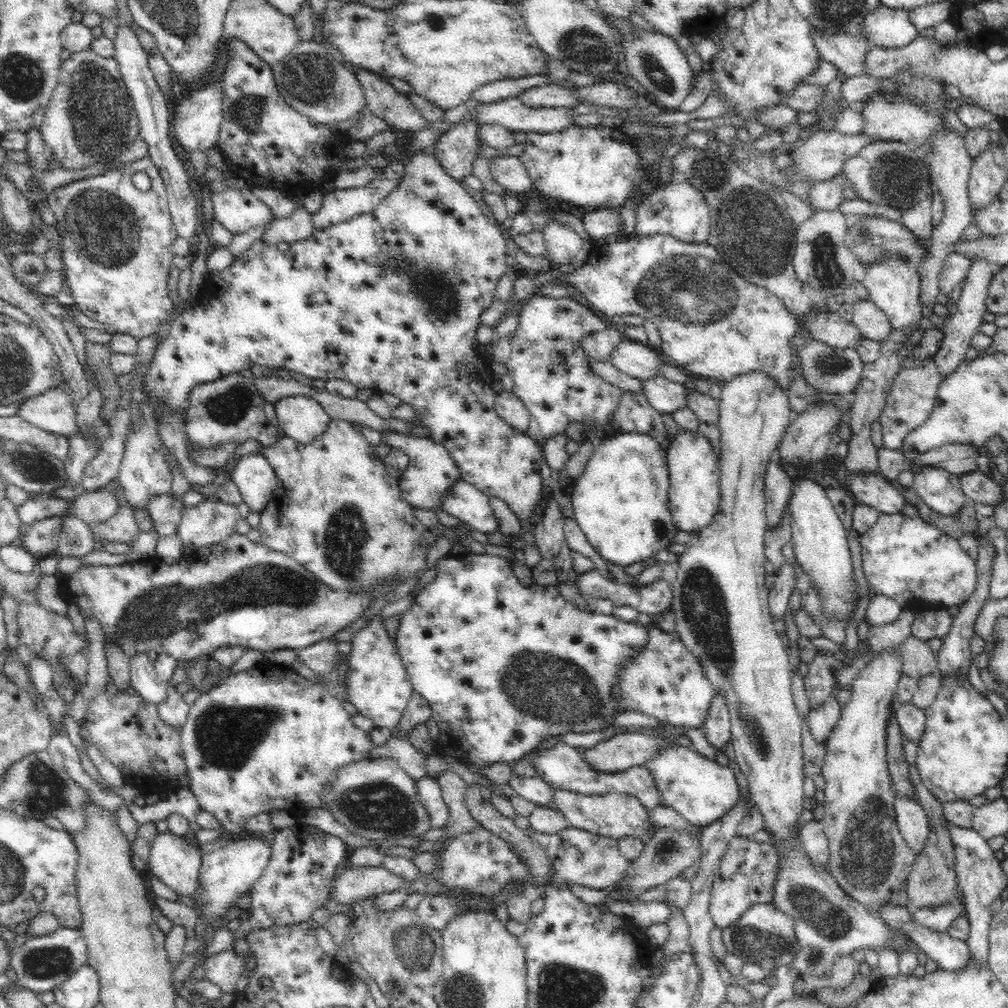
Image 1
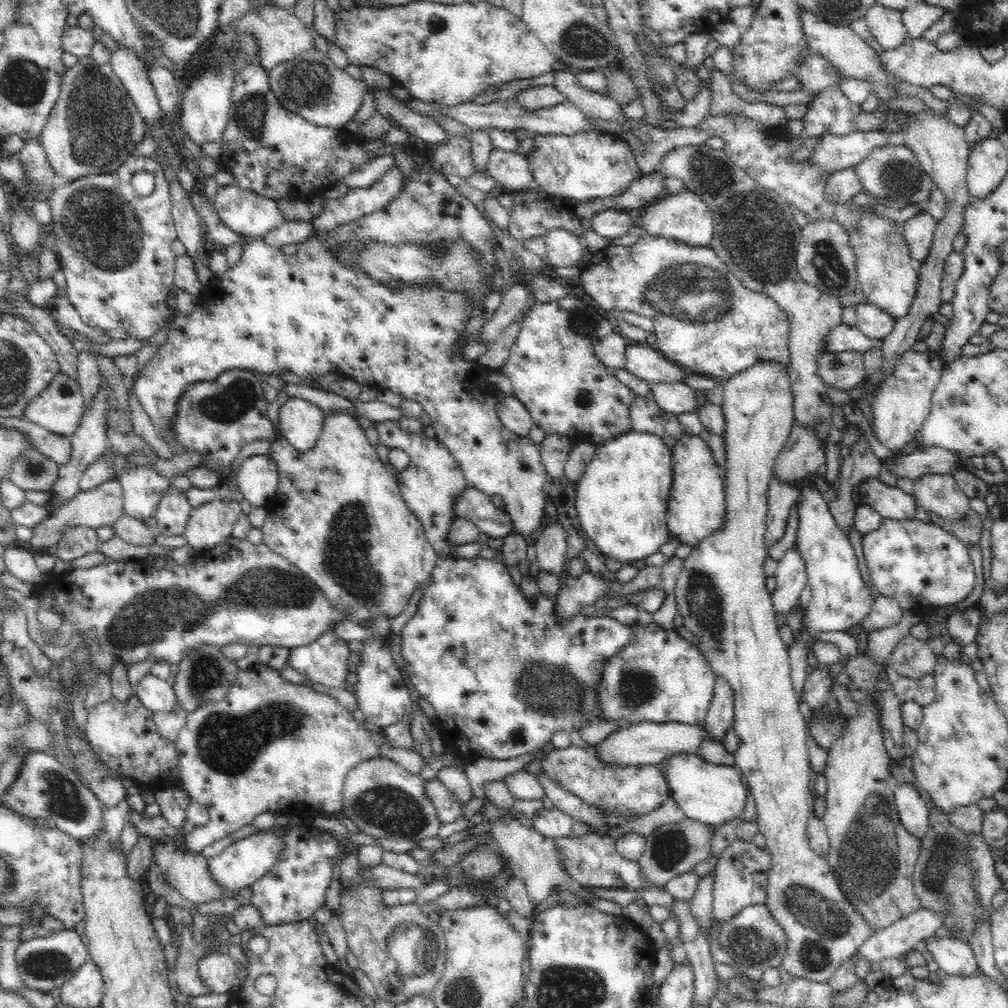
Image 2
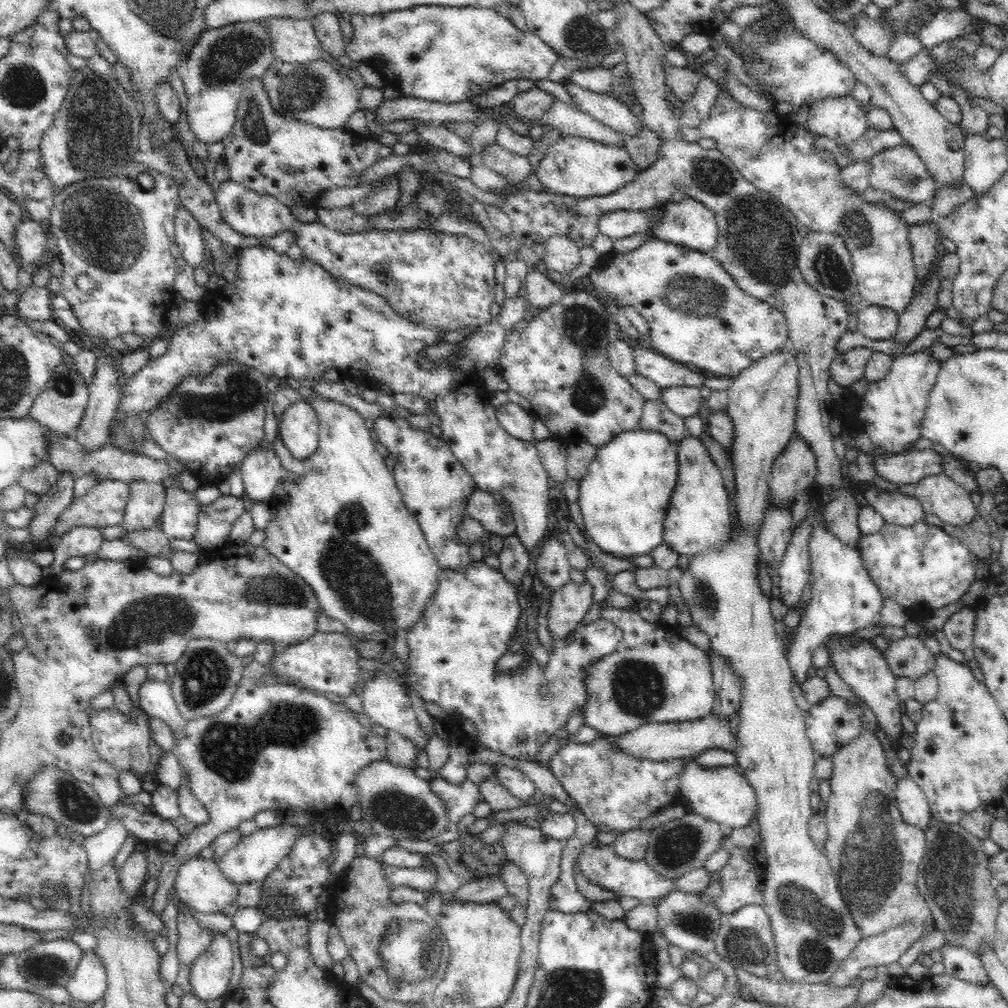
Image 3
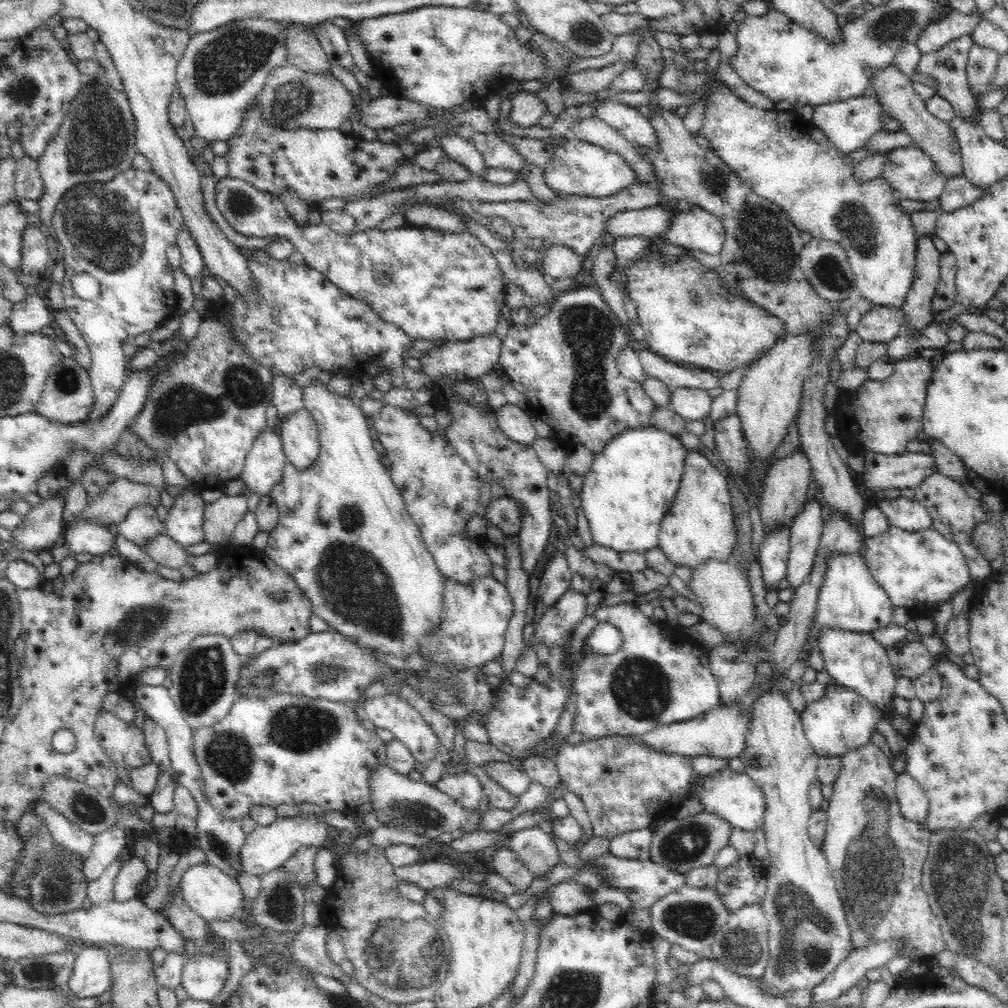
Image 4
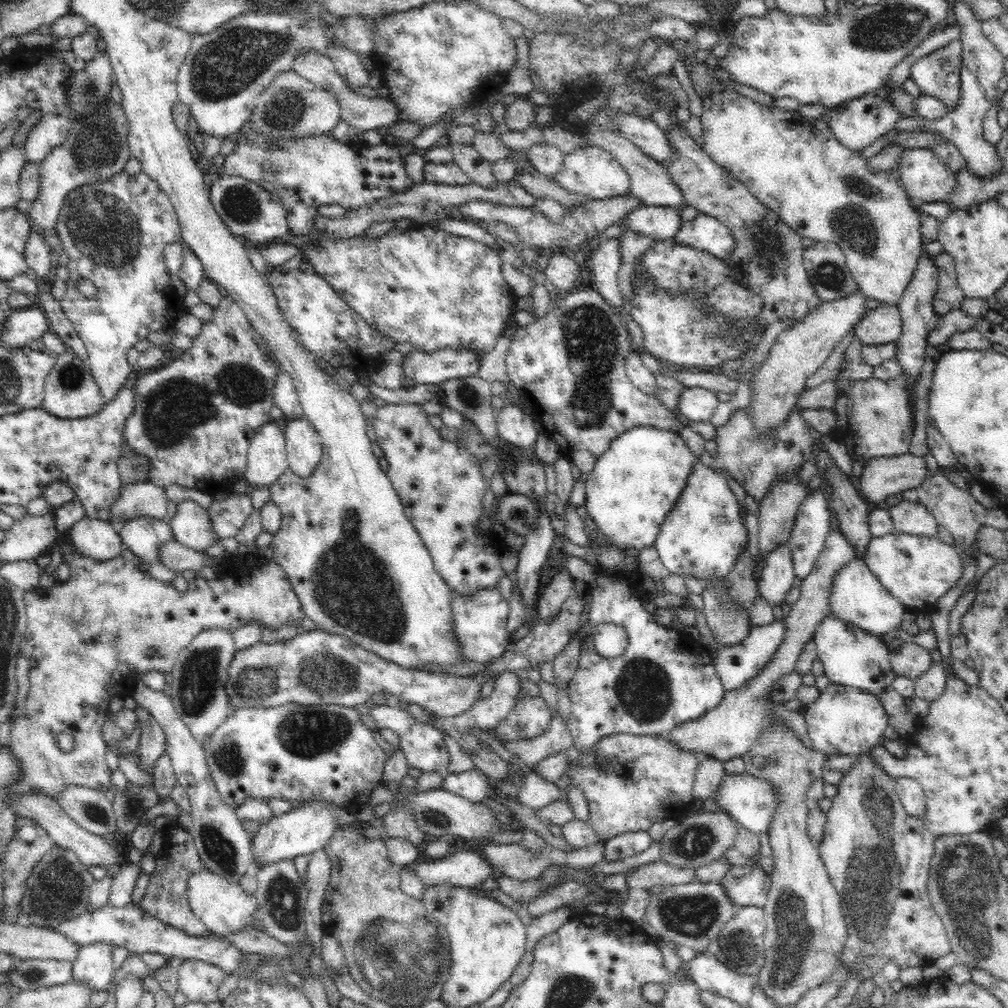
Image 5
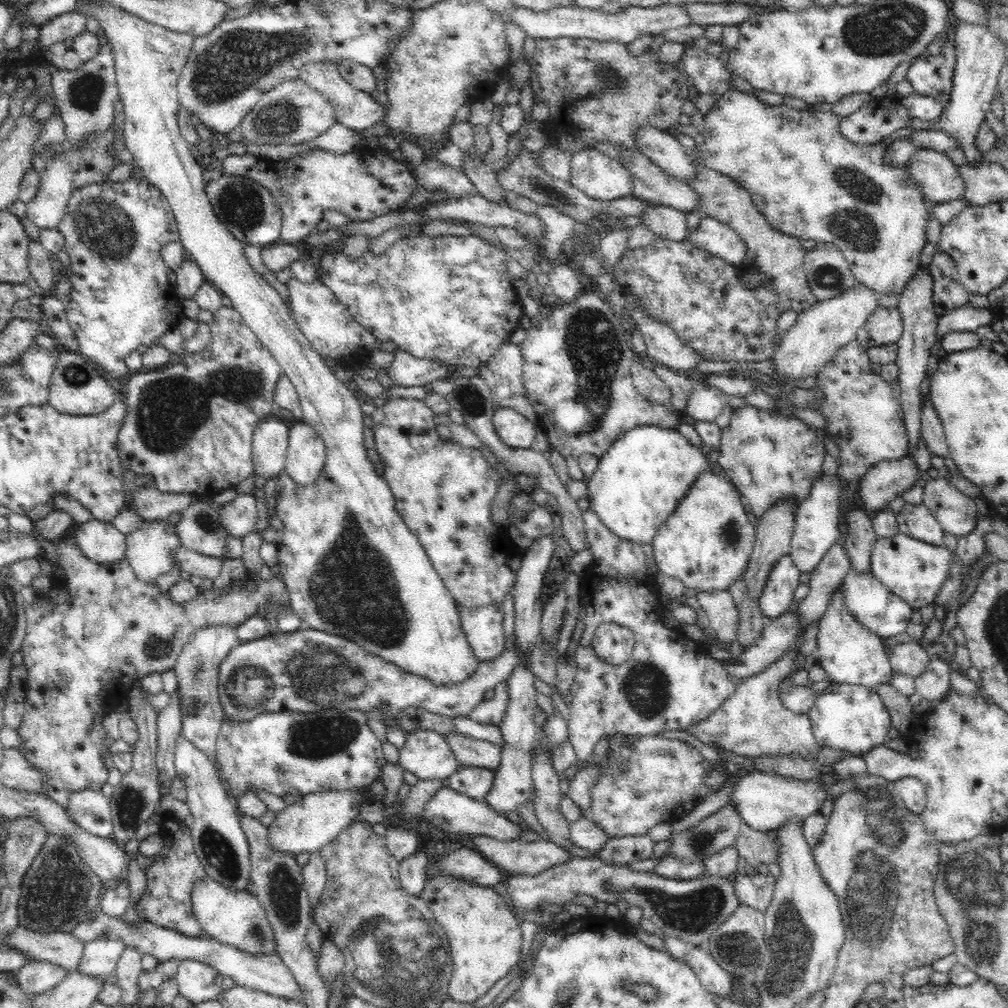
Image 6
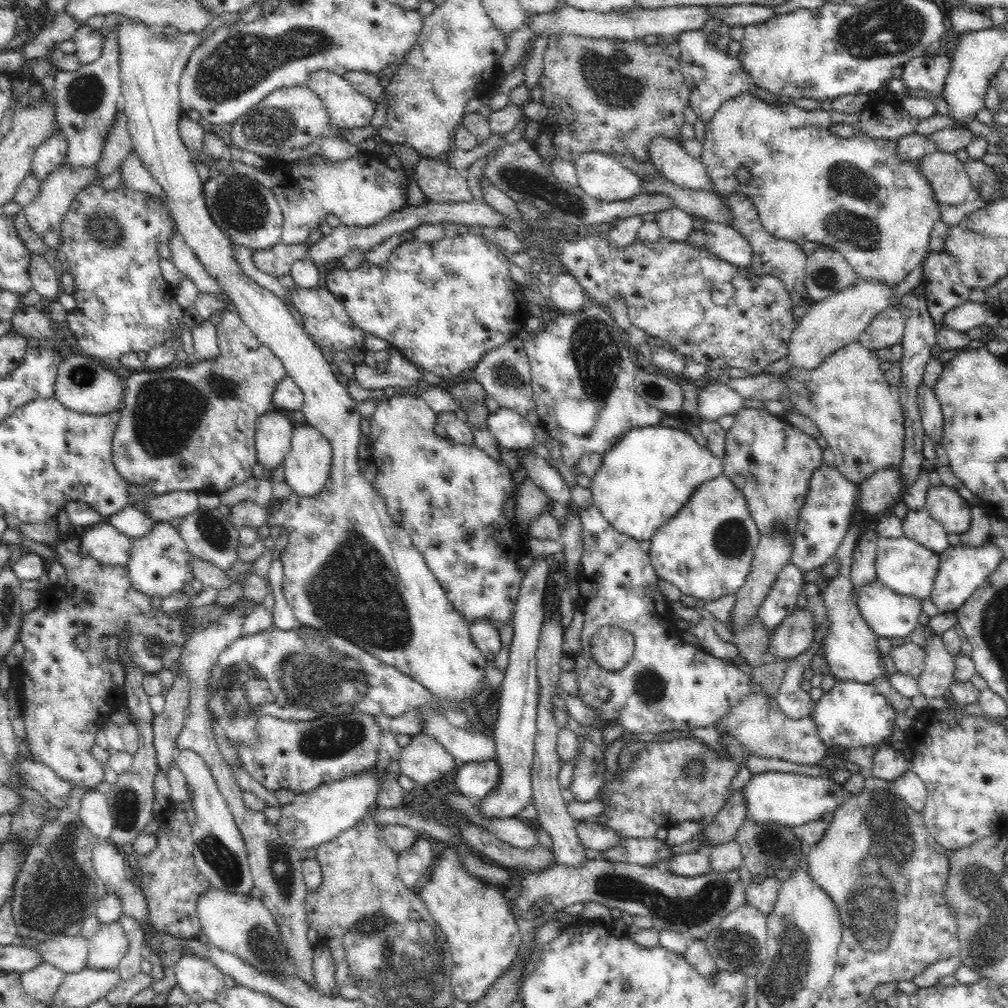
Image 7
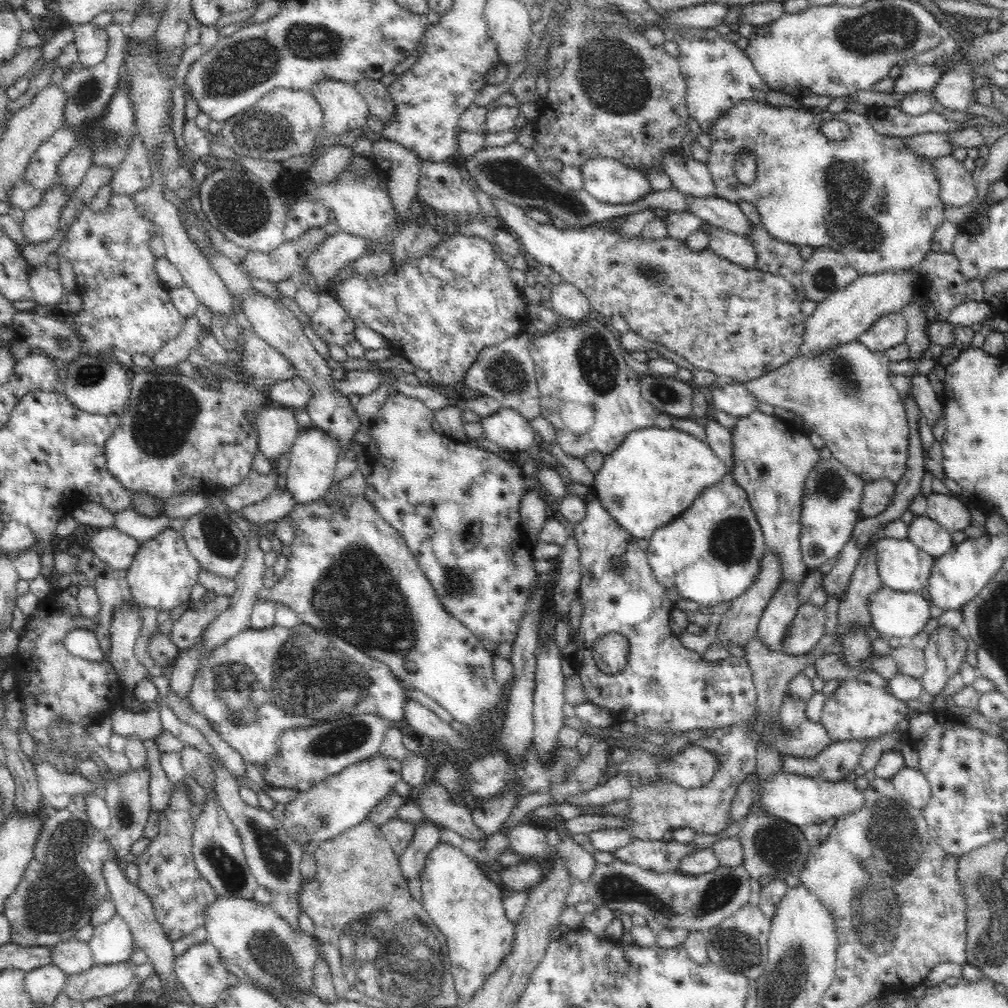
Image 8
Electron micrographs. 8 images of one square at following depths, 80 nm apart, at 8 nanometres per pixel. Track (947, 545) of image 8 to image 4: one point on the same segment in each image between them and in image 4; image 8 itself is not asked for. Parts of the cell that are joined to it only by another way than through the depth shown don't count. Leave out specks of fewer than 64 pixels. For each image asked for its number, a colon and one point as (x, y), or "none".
4: (907, 514)
5: (909, 517)
6: (917, 521)
7: (918, 526)

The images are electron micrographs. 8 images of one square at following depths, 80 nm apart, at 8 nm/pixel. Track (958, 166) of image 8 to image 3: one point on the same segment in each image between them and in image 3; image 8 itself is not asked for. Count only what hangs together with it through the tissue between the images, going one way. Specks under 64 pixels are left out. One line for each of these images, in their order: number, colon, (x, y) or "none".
3: (900, 171)
4: (911, 172)
5: (925, 177)
6: (939, 179)
7: (951, 184)

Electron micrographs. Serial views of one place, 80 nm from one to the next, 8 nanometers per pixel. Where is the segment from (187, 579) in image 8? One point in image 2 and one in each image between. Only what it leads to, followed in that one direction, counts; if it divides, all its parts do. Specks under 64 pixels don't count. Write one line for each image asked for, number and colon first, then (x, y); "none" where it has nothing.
2: (143, 489)
3: (146, 501)
4: (141, 524)
5: (144, 536)
6: (151, 550)
7: (159, 564)

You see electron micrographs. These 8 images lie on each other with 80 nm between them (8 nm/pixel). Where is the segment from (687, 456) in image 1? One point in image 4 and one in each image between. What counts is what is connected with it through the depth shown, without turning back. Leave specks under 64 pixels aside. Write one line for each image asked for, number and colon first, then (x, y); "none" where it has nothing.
2: (697, 506)
3: (699, 518)
4: (699, 527)

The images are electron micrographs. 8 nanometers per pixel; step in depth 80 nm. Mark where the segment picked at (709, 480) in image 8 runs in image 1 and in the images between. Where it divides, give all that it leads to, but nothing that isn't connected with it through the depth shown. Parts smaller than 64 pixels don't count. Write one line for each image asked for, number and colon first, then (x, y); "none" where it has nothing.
1: (620, 501)
2: (621, 501)
3: (624, 498)
4: (631, 484)
5: (637, 481)
6: (639, 481)
7: (650, 474)

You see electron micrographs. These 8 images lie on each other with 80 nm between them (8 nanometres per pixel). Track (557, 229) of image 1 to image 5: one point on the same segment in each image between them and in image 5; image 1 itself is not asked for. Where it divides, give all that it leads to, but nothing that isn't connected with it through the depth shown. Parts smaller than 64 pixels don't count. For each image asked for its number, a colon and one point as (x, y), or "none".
2: (563, 248)
3: (561, 255)
4: (560, 262)
5: (562, 271)

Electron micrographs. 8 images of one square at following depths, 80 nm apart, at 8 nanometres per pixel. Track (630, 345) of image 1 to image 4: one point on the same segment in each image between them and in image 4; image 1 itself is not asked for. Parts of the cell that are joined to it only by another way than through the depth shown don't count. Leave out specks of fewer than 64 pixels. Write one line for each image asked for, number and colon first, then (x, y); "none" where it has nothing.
2: (646, 362)
3: (665, 373)
4: (674, 375)

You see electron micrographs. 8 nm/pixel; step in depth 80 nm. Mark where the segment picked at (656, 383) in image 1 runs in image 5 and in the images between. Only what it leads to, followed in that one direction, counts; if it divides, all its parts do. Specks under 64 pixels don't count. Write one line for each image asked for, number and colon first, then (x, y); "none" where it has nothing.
2: (678, 398)
3: (685, 401)
4: (690, 403)
5: (697, 404)

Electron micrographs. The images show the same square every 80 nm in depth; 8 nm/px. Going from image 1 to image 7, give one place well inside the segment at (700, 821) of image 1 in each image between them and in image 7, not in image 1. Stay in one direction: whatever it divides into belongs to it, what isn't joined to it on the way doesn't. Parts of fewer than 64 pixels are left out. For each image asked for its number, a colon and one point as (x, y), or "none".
2: (713, 794)
3: (721, 794)
4: (737, 799)
5: (752, 801)
6: (766, 801)
7: (782, 798)

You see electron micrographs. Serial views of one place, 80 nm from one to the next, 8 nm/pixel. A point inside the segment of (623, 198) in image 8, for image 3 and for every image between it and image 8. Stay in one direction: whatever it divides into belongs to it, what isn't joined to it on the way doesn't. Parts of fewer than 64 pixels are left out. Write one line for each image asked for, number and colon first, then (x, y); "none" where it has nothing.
3: (573, 166)
4: (579, 169)
5: (591, 171)
6: (600, 177)
7: (602, 177)

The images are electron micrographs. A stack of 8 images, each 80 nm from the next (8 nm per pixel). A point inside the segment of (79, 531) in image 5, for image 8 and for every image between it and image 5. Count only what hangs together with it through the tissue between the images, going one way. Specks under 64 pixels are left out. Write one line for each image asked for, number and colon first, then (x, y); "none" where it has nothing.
6: (102, 542)
7: (103, 541)
8: (116, 549)

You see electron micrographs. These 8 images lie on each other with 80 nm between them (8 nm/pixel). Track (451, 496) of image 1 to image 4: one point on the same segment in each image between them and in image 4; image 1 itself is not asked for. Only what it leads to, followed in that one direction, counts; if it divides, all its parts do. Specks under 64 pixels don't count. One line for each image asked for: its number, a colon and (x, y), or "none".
2: (473, 504)
3: (497, 517)
4: (505, 512)

